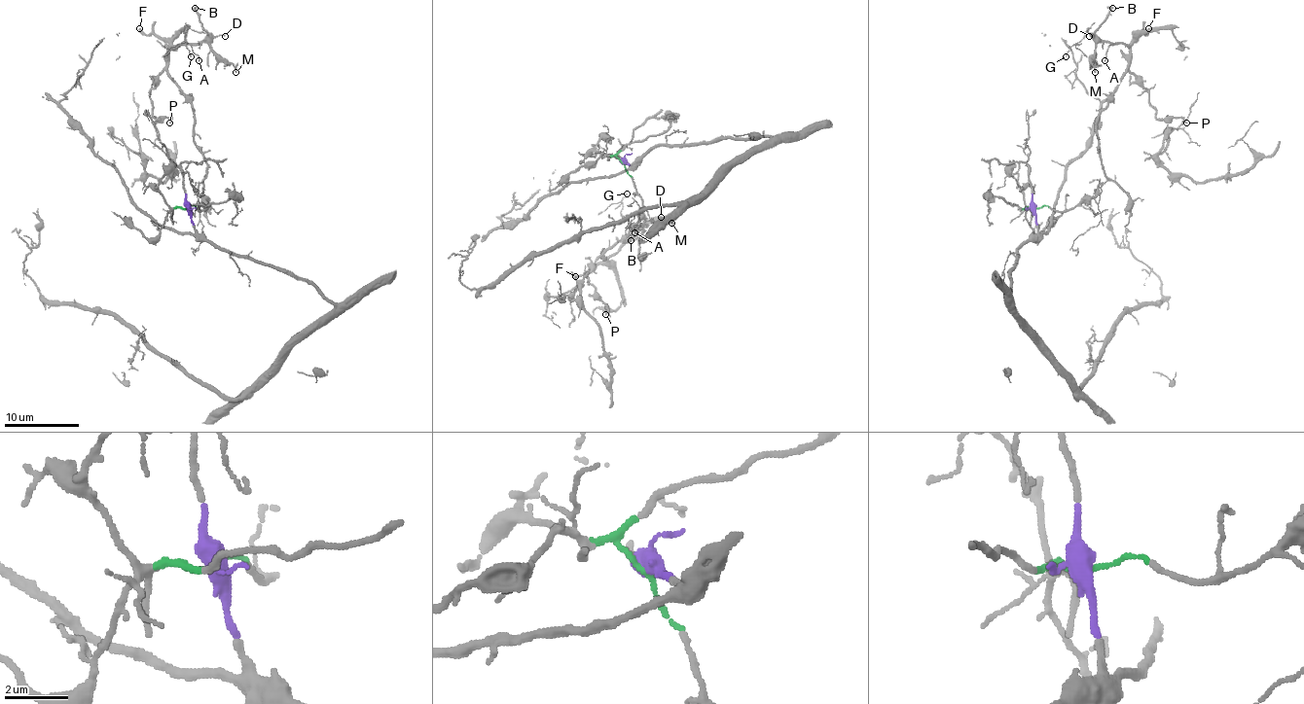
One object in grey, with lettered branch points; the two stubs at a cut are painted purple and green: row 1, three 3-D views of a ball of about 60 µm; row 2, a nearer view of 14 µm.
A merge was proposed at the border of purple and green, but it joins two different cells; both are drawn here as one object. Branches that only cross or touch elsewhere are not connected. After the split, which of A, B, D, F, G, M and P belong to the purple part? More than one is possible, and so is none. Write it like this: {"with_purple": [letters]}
{"with_purple": []}

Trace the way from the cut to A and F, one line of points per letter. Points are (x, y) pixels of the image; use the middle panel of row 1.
A: (624, 162), (642, 204), (634, 223), (638, 233), (642, 229), (630, 225), (628, 235), (605, 258), (634, 231)
F: (624, 162), (642, 204), (634, 229), (642, 229), (630, 225), (628, 235), (603, 260), (575, 276)

